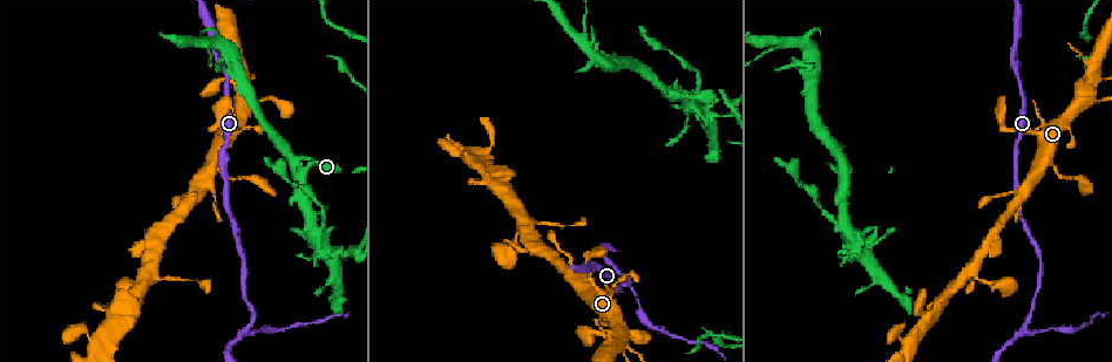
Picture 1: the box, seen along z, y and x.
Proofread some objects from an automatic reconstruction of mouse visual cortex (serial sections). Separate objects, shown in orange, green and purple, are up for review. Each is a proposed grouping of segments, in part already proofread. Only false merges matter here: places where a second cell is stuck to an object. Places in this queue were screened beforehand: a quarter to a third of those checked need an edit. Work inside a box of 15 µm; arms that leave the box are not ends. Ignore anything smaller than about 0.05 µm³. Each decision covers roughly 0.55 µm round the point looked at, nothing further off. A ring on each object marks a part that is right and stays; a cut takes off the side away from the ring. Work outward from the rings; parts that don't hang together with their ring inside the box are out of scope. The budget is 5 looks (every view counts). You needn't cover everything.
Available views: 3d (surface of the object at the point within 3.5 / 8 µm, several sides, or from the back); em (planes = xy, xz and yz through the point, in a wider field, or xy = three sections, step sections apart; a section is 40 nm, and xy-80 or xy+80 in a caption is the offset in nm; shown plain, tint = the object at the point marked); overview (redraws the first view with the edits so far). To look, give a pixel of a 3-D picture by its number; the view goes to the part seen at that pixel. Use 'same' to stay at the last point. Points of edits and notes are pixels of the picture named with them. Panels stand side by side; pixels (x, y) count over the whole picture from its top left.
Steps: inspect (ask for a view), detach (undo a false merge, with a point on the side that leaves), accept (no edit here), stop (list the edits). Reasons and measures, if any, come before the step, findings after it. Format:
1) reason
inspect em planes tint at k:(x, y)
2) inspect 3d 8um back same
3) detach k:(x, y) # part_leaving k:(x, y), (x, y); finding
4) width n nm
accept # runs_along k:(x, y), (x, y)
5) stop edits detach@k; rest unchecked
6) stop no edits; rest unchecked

sharp bend
inspect em xy step 5 tint at 1:(316, 230)

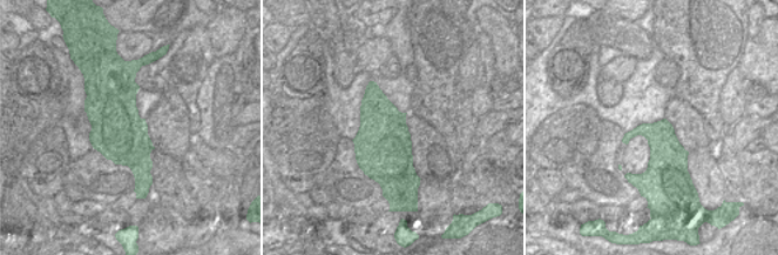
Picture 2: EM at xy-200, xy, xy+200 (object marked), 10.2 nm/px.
see where the arms go
inspect 3d 3.5um back same

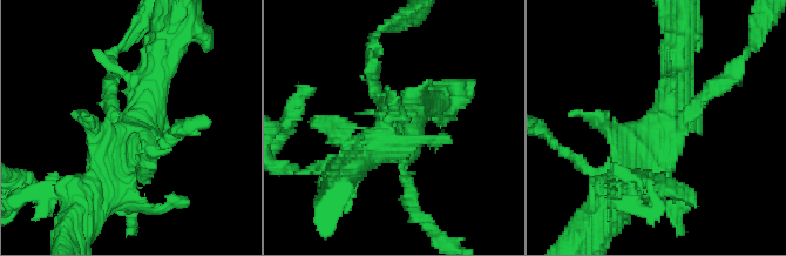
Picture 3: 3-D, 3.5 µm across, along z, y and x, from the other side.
detach 3:(114, 87) # part_leaving 3:(679, 123), (754, 47); a second cell is stuck on

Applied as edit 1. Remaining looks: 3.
a narrow waist
inspect 3d 3.5um at 1:(194, 280)

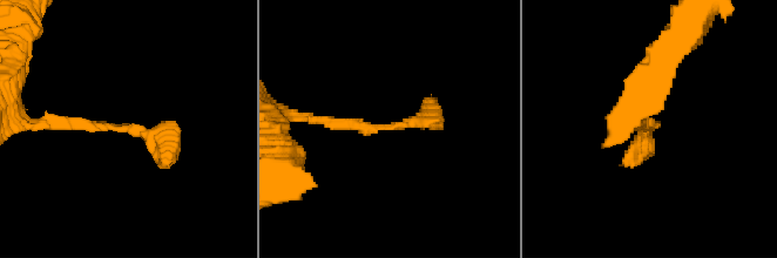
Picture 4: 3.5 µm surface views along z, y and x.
now the EM
inspect em planes tint at 4:(128, 125)

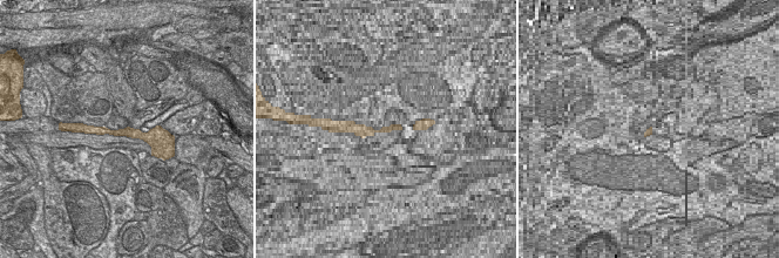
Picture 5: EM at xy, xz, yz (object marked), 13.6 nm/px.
width 140 nm
accept # runs_along 4:(47, 123), (137, 127), (169, 165); one cell here

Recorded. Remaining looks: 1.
stop edits detach@3; rest unchecked

